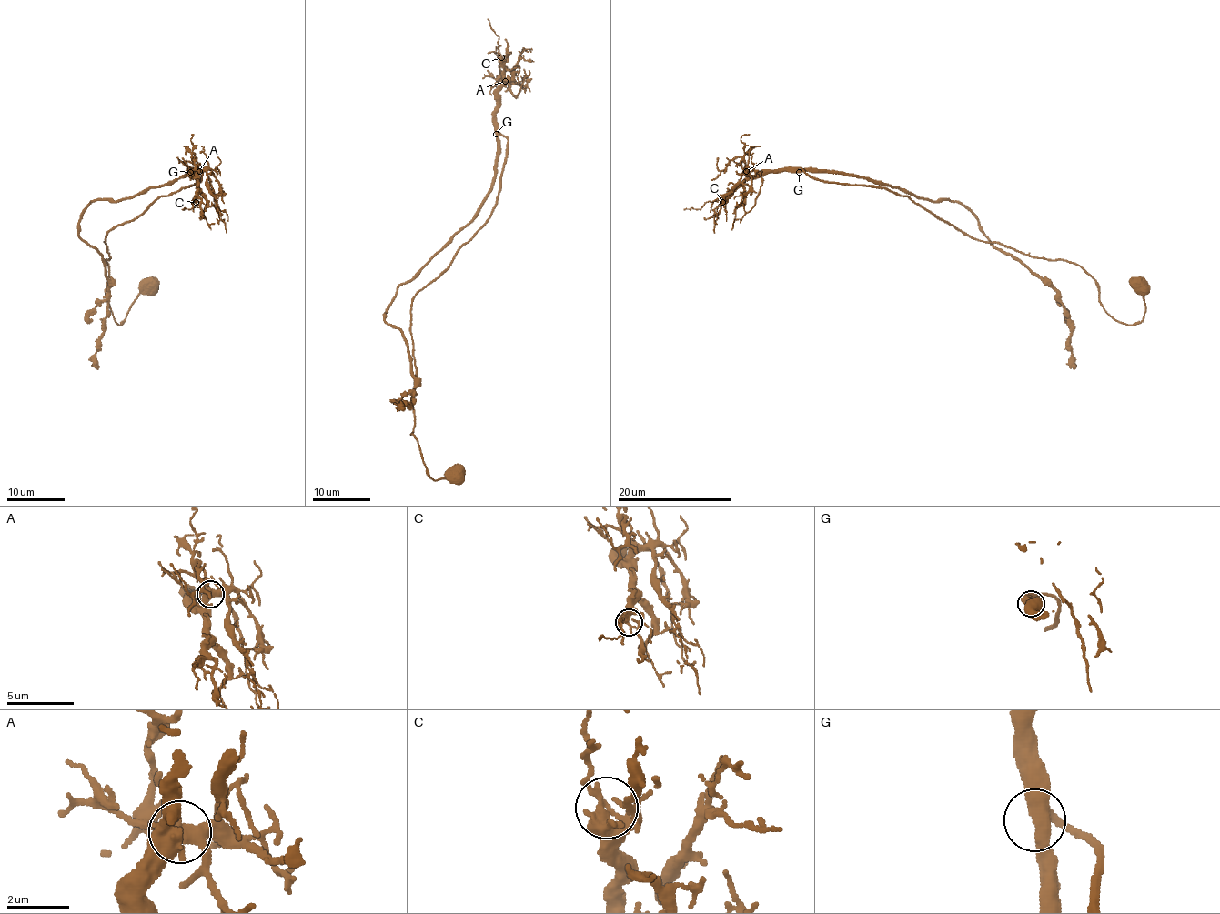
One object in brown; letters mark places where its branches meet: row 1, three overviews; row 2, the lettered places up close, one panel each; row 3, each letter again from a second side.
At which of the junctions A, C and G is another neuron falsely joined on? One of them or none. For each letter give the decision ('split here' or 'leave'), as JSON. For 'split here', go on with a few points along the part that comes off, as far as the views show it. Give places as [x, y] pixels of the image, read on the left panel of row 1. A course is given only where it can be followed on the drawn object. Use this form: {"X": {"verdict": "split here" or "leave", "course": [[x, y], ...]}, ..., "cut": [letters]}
{"A": {"verdict": "leave"}, "C": {"verdict": "leave"}, "G": {"verdict": "leave"}, "cut": []}

